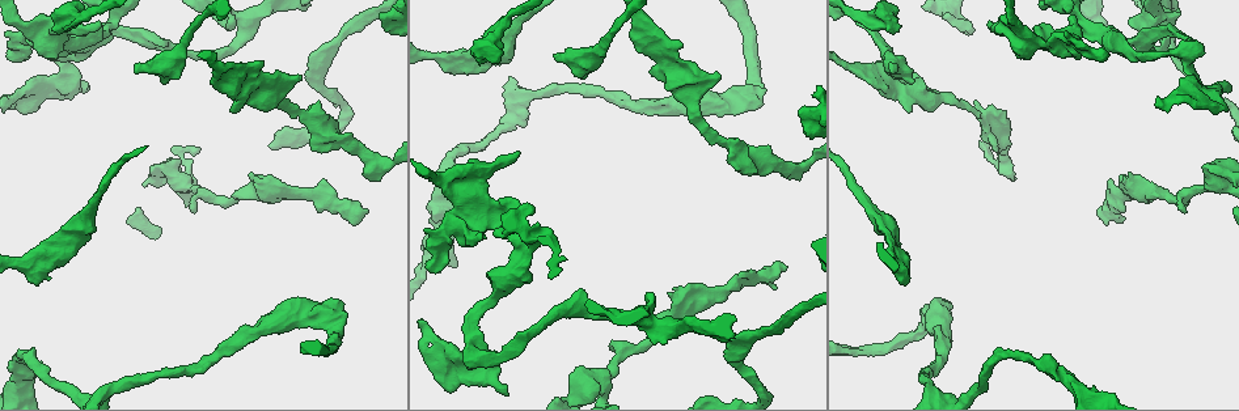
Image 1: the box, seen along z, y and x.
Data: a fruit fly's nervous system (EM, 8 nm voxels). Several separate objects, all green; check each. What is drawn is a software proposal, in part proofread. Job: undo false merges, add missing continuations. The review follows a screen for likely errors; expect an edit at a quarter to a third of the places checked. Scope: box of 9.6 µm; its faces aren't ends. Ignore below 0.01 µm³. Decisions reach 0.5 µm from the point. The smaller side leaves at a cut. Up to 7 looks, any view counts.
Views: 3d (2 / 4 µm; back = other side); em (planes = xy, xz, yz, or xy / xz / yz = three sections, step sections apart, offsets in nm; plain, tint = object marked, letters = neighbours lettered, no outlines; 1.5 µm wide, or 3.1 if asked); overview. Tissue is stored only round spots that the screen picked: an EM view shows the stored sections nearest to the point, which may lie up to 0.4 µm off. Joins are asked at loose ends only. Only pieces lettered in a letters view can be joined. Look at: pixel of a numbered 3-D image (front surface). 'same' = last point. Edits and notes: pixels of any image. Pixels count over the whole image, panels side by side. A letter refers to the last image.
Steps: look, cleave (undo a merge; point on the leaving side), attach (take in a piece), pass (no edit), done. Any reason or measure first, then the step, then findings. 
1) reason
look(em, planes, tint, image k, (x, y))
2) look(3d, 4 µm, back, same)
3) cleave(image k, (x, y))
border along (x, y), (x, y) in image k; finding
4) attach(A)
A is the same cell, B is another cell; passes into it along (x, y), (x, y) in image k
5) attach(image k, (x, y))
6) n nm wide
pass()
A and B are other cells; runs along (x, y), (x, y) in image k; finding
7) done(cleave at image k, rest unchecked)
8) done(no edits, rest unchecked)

free end
look(3d, 4 µm, image 1, (763, 101))

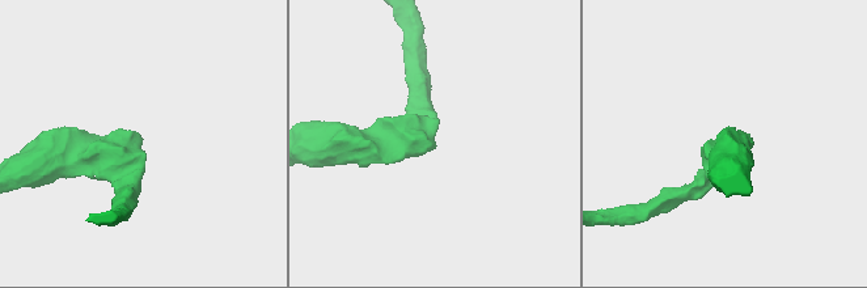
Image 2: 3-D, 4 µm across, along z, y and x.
shape alone is not enough
look(em, planes, letters, image 2, (435, 148))

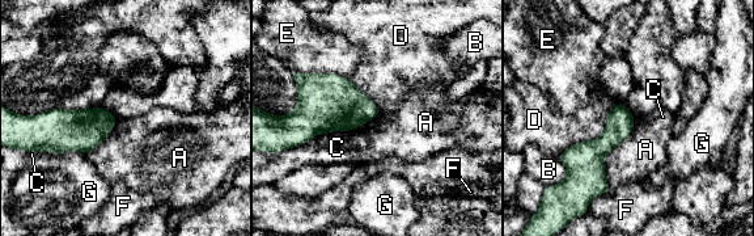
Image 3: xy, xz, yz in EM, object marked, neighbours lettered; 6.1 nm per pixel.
D touches over 500 nm
pass()
A, B, C, D, E, F and G are other cells; border along (635, 119), (604, 157), (609, 190) in image 3; none of them fits

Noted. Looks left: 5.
three arms meet
look(3d, 2 µm, image 1, (736, 169))

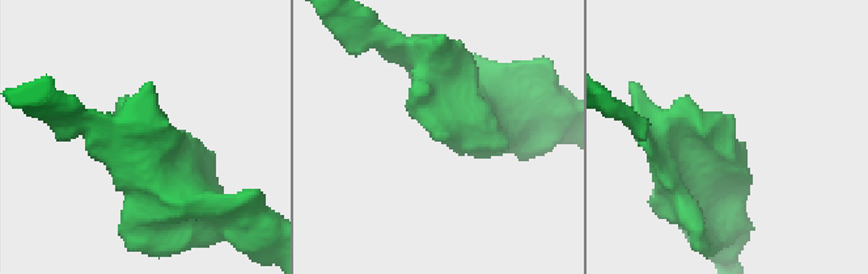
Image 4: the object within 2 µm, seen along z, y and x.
now the EM
look(em, yz, step 8, tint, image 4, (739, 156))

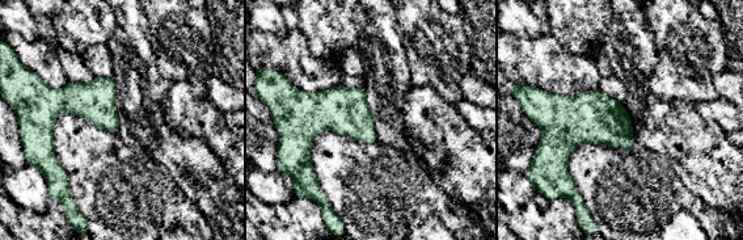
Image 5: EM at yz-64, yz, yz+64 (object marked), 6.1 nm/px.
cut it another way
look(em, planes, letters, same)

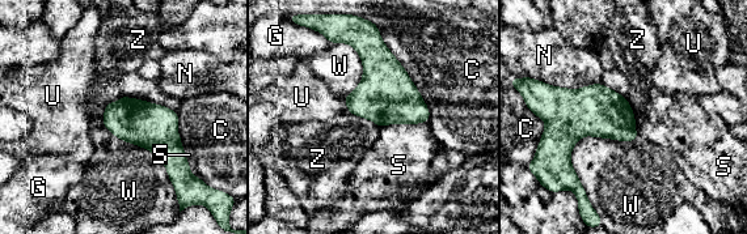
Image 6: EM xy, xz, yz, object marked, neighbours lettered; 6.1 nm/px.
pass()
C, G, N, S, U, W and Z are other cells; none of them fits

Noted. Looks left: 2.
abrupt turn
look(em, xy, step 4, letters, image 1, (1184, 52))

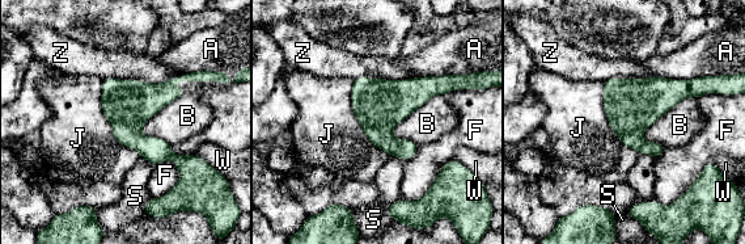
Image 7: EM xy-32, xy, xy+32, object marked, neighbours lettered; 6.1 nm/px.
pass()
A, B, F, J, S, W and Z are other cells; border along (102, 80), (111, 134), (142, 156) in image 7; one neuron here

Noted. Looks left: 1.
done(no edits, rest unchecked)

